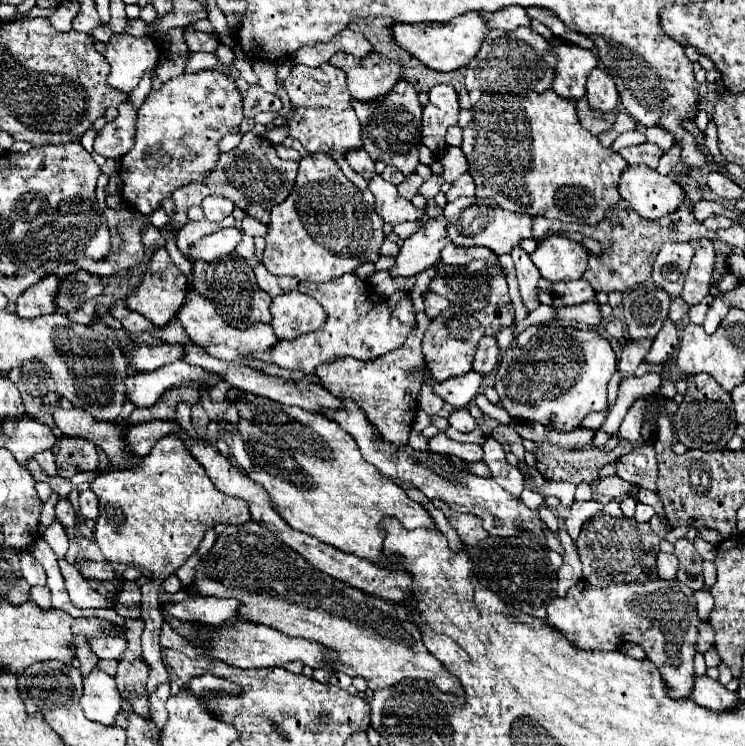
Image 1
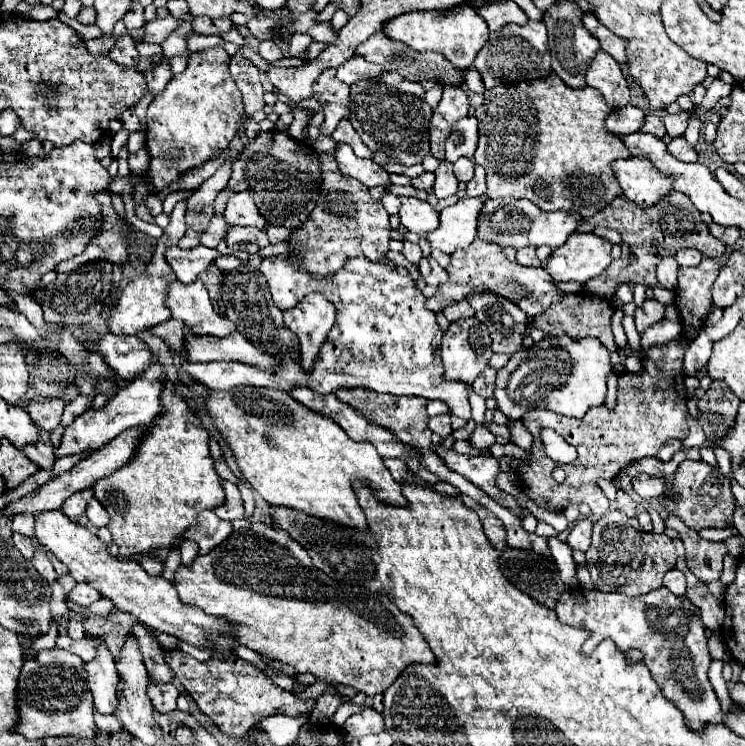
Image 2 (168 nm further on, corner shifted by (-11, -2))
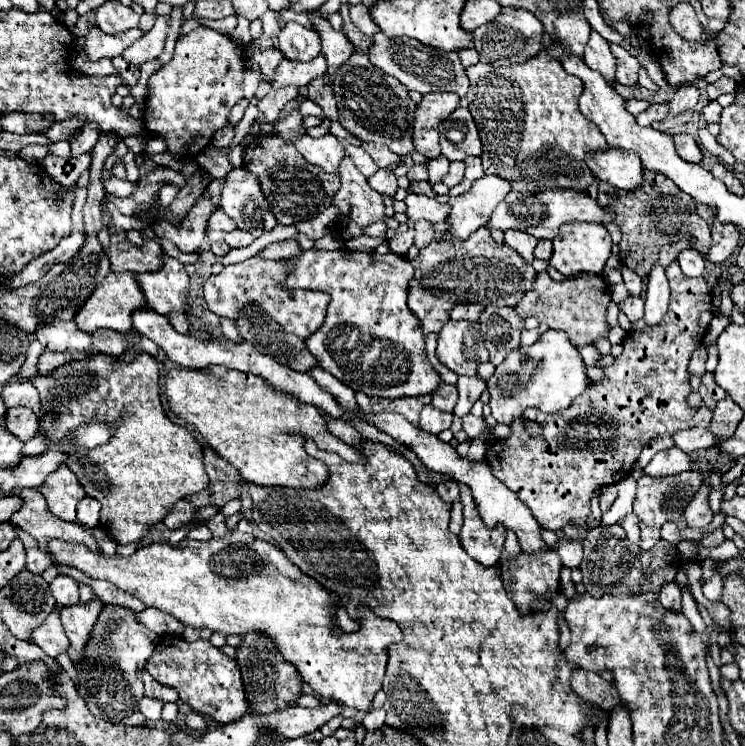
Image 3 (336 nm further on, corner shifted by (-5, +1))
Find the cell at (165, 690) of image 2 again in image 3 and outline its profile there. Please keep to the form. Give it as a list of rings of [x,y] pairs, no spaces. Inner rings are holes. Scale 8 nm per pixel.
[[[144,696],[144,698],[140,700],[138,708],[140,708],[140,712],[142,712],[148,720],[158,720],[160,714],[162,714],[162,702],[156,700],[156,698],[148,698],[148,696]]]

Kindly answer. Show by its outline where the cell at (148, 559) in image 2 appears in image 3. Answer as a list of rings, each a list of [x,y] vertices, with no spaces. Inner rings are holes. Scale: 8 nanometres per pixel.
[[[238,530],[226,534],[224,538],[210,538],[208,542],[192,538],[184,538],[178,546],[170,546],[168,542],[156,542],[140,546],[132,556],[118,556],[118,554],[106,556],[90,550],[86,544],[64,542],[64,540],[50,540],[46,548],[52,554],[54,564],[76,568],[92,580],[112,582],[120,590],[142,600],[146,606],[154,606],[162,612],[168,612],[186,626],[196,626],[196,628],[206,626],[214,632],[220,632],[222,636],[228,634],[244,636],[250,630],[264,632],[276,642],[280,654],[298,668],[304,682],[310,684],[310,688],[316,694],[338,700],[344,706],[356,710],[368,712],[372,708],[372,700],[380,690],[386,670],[386,660],[388,660],[386,648],[388,644],[402,640],[402,630],[398,628],[398,624],[374,616],[370,608],[362,608],[362,620],[358,632],[346,634],[340,628],[336,632],[330,620],[330,610],[334,608],[332,594],[324,590],[314,578],[306,576],[298,566],[290,564],[290,560],[286,560],[286,554],[282,554],[276,546],[252,538],[248,534],[242,534]]]

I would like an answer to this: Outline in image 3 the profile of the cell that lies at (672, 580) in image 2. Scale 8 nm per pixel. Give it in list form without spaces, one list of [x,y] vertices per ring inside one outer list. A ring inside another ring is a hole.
[[[674,582],[666,584],[666,588],[662,588],[662,592],[660,592],[660,602],[670,612],[682,612],[682,594],[680,594],[680,588]]]

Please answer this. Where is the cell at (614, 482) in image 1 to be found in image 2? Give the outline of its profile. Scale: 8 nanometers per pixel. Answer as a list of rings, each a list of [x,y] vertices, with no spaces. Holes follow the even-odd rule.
[[[636,477],[632,479],[632,489],[642,497],[642,499],[654,499],[660,497],[666,489],[666,481],[664,479],[656,479],[656,477]]]

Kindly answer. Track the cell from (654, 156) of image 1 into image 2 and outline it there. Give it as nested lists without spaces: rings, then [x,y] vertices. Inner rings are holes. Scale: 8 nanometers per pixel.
[[[678,137],[678,139],[672,139],[672,143],[668,145],[668,151],[678,159],[678,161],[696,161],[696,151],[686,143],[684,137]]]

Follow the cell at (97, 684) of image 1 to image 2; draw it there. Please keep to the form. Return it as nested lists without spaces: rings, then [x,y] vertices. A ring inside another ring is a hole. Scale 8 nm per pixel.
[[[100,647],[96,659],[86,663],[88,687],[94,695],[94,709],[102,715],[114,715],[118,709],[120,673],[106,647]]]

